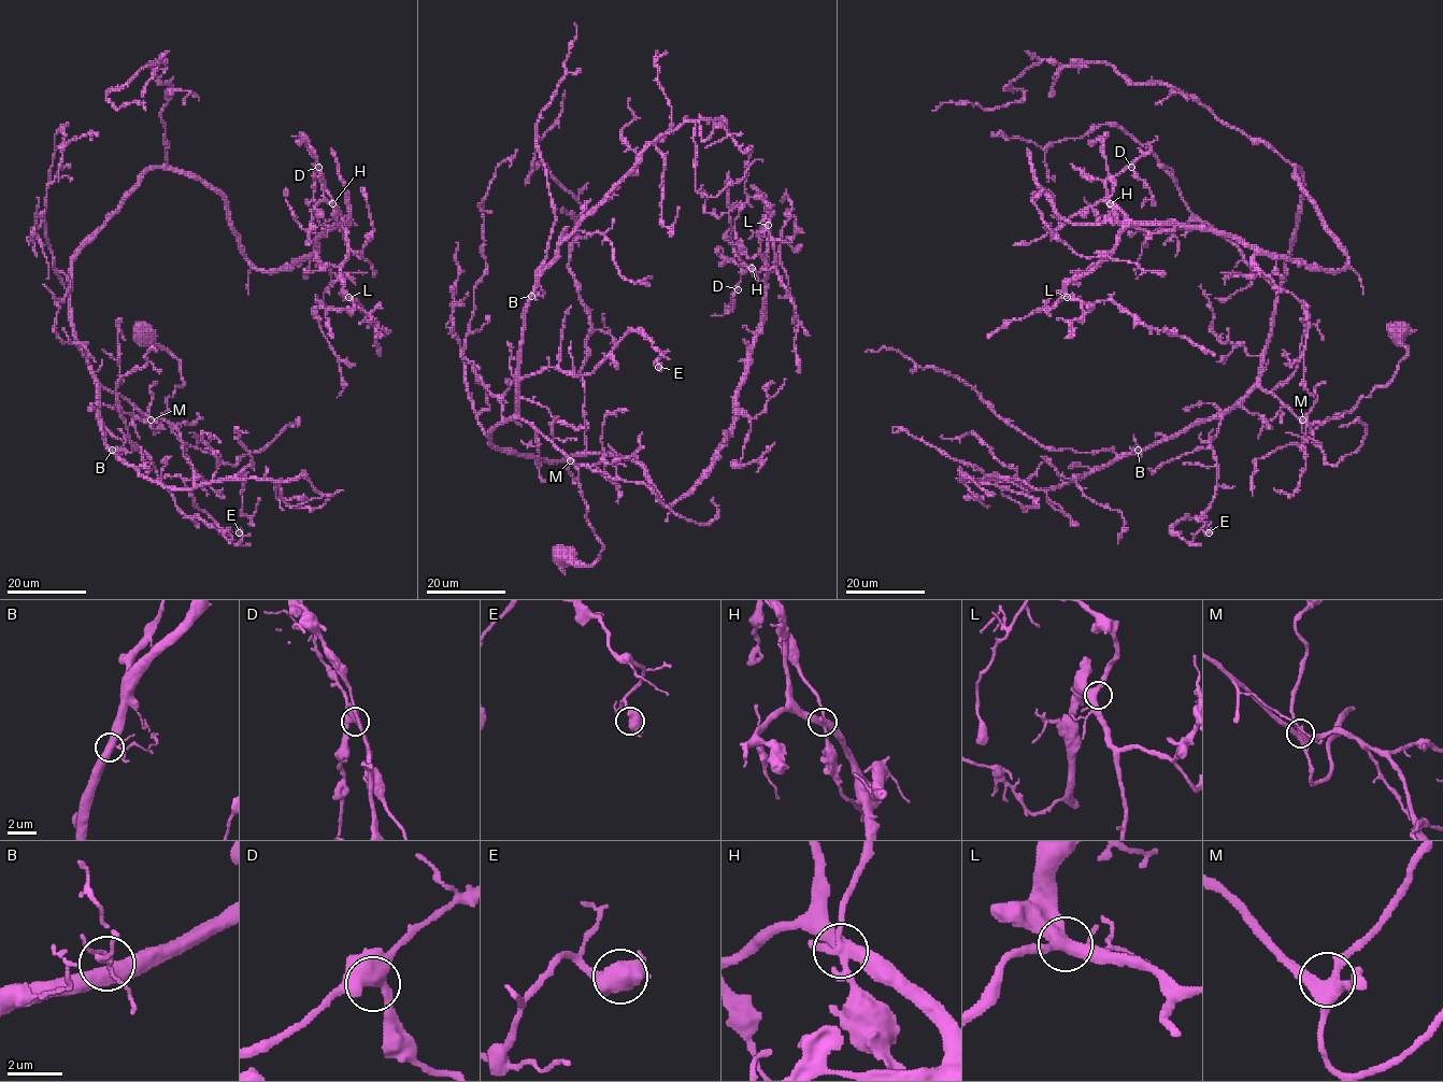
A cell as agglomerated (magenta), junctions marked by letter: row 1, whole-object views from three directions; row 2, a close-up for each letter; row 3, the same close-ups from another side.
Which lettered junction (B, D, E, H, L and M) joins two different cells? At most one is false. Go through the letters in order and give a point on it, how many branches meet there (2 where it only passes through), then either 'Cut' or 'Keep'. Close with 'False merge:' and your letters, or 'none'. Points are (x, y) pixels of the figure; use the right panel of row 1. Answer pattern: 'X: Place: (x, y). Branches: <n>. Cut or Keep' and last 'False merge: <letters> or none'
B: Place: (1138, 450). Branches: 4. Keep
D: Place: (1131, 167). Branches: 5. Keep
E: Place: (1209, 532). Branches: 4. Keep
H: Place: (1110, 203). Branches: 5. Cut
L: Place: (1067, 297). Branches: 4. Keep
M: Place: (1302, 420). Branches: 4. Keep
False merge: H

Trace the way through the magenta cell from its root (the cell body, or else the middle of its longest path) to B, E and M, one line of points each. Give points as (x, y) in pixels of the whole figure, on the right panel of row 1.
B: (1398, 333), (1408, 353), (1395, 375), (1349, 412), (1308, 433), (1274, 395), (1255, 386), (1228, 409), (1138, 450)
E: (1398, 333), (1395, 375), (1308, 433), (1259, 386), (1223, 415), (1212, 502), (1173, 526), (1188, 543), (1209, 532)
M: (1398, 333), (1408, 353), (1384, 387), (1376, 387), (1349, 412), (1323, 421), (1308, 433), (1302, 431), (1302, 420)

